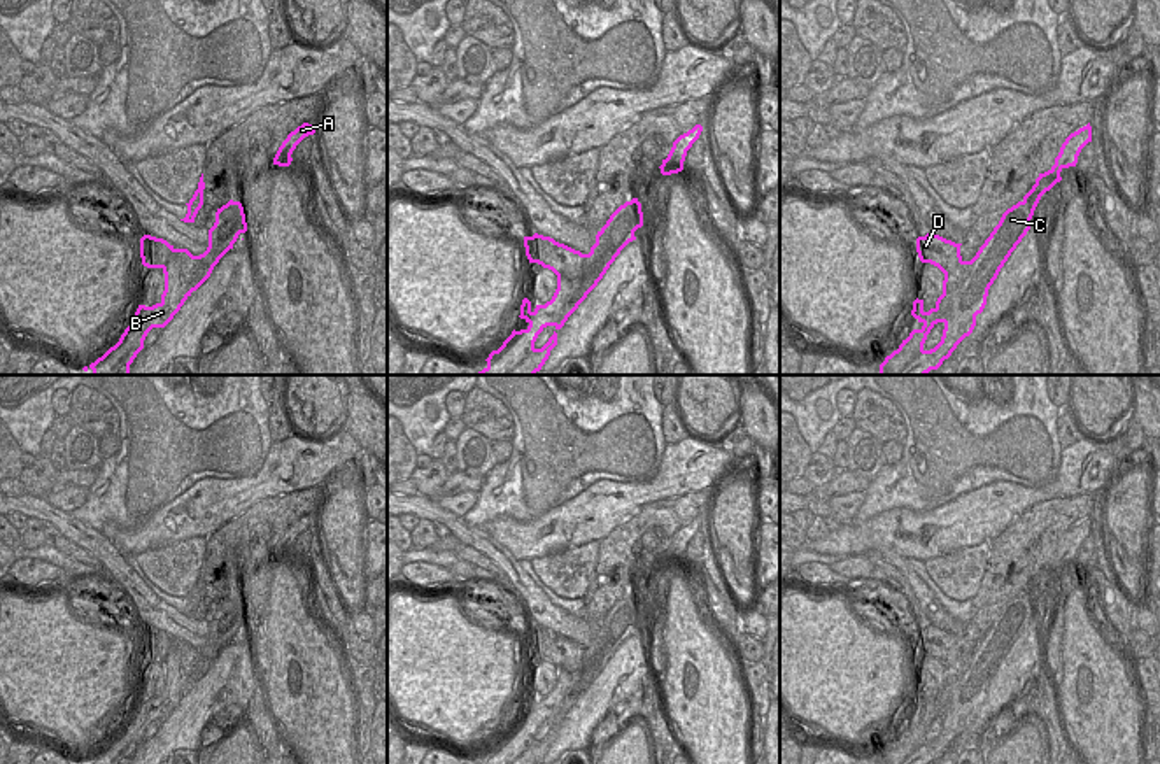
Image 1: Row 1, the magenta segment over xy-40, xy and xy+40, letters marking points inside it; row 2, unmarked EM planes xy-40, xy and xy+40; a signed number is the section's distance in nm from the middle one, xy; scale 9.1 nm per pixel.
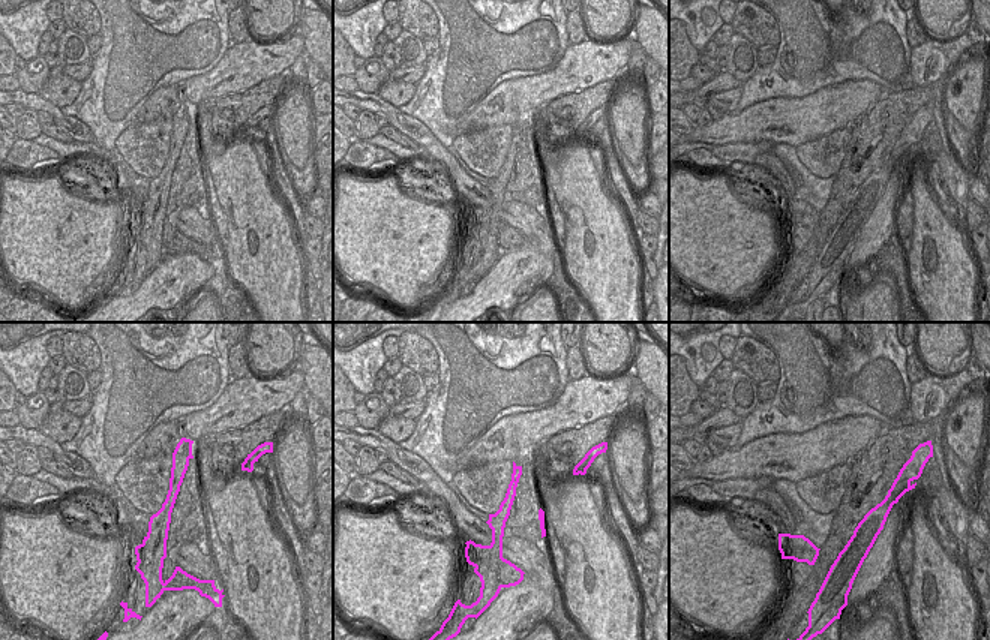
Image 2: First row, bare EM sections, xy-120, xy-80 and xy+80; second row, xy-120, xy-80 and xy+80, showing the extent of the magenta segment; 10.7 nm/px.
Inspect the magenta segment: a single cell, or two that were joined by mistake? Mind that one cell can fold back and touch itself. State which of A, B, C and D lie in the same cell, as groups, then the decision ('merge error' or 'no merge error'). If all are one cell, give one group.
A B C / D; merge error

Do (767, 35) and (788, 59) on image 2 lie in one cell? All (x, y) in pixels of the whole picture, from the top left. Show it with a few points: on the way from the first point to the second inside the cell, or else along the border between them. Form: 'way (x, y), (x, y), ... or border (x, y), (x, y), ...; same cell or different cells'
border (770, 15), (779, 32), (777, 45); different cells

